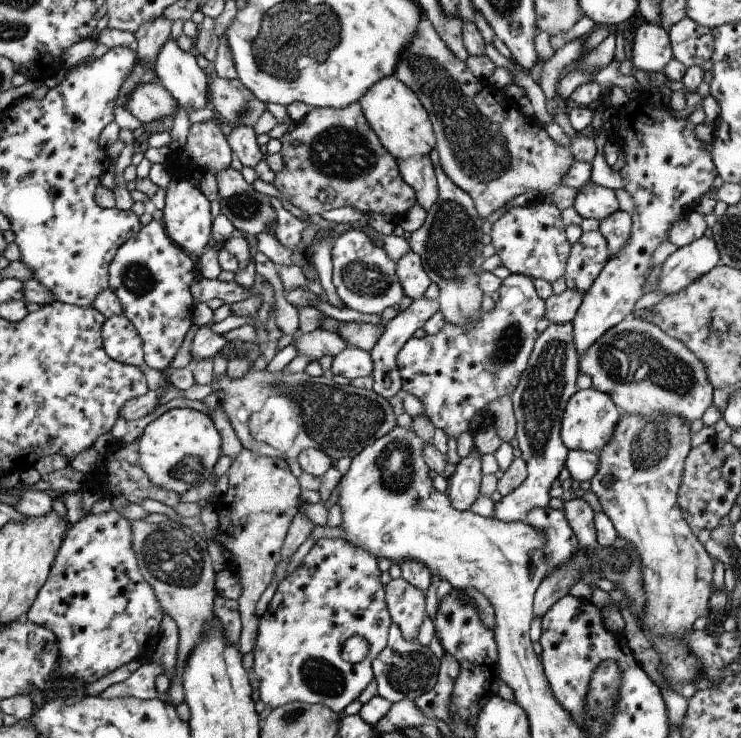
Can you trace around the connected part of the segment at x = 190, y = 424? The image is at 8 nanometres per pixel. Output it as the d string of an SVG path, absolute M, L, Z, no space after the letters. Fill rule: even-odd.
M172 408L156 418L142 432L138 439L138 464L152 484L172 490L176 494L185 494L190 488L204 484L212 475L215 465L221 458L222 440L209 416L194 408Z

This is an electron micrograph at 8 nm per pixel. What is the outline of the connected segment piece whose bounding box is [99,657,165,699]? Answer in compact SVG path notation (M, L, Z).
M148 657L129 678L112 684L99 695L105 699L118 697L151 699L159 697L160 694L156 692L154 680L160 674L165 674L165 668L158 661L154 661L152 657Z

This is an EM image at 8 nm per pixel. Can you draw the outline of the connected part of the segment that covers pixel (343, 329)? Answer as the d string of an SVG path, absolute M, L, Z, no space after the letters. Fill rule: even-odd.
M381 320L380 324L370 324L366 322L340 322L335 334L342 336L349 346L356 346L361 350L370 350L376 346L380 336L386 330L386 322Z

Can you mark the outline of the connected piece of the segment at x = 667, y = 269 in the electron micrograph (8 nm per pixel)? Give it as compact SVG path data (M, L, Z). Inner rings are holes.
M702 236L692 244L676 250L663 264L658 286L654 291L670 296L684 290L694 280L721 264L712 238Z

